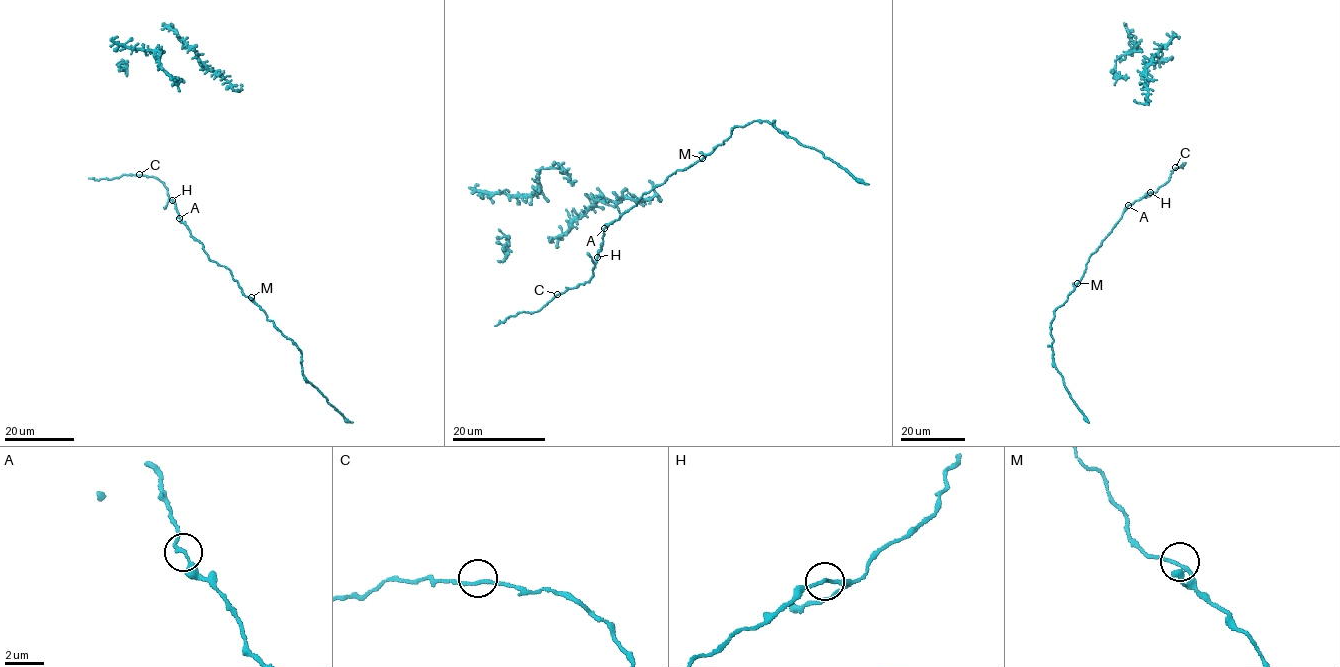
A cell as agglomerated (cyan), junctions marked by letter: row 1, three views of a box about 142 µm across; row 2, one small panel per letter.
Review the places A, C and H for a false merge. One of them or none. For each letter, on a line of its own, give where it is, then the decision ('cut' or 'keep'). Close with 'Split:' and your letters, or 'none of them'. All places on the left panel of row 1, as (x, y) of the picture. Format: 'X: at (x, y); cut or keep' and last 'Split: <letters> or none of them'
A: at (179, 218); keep
C: at (139, 174); keep
H: at (172, 200); keep
Split: none of them

